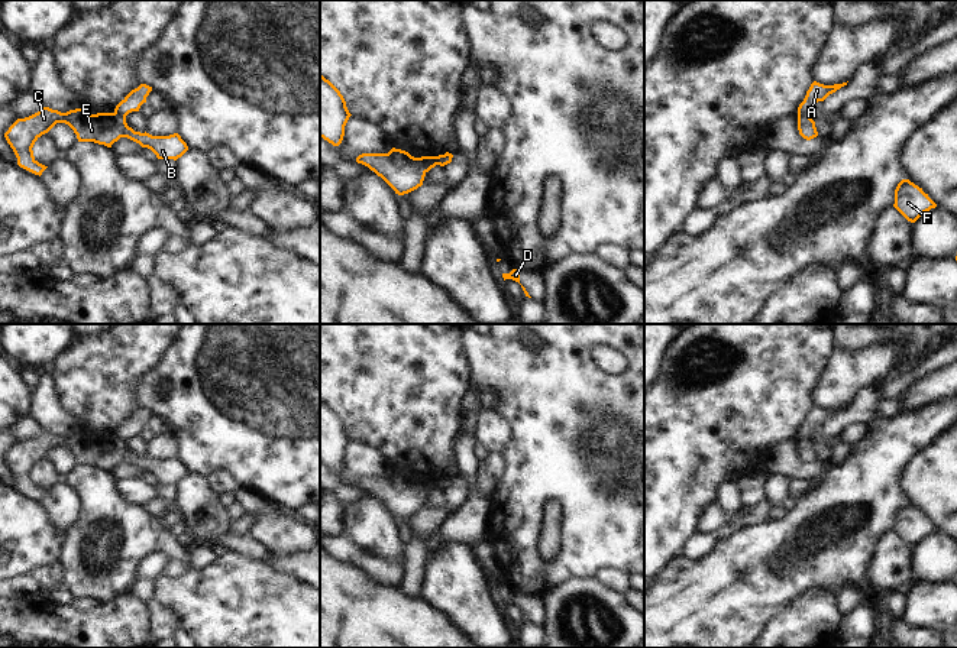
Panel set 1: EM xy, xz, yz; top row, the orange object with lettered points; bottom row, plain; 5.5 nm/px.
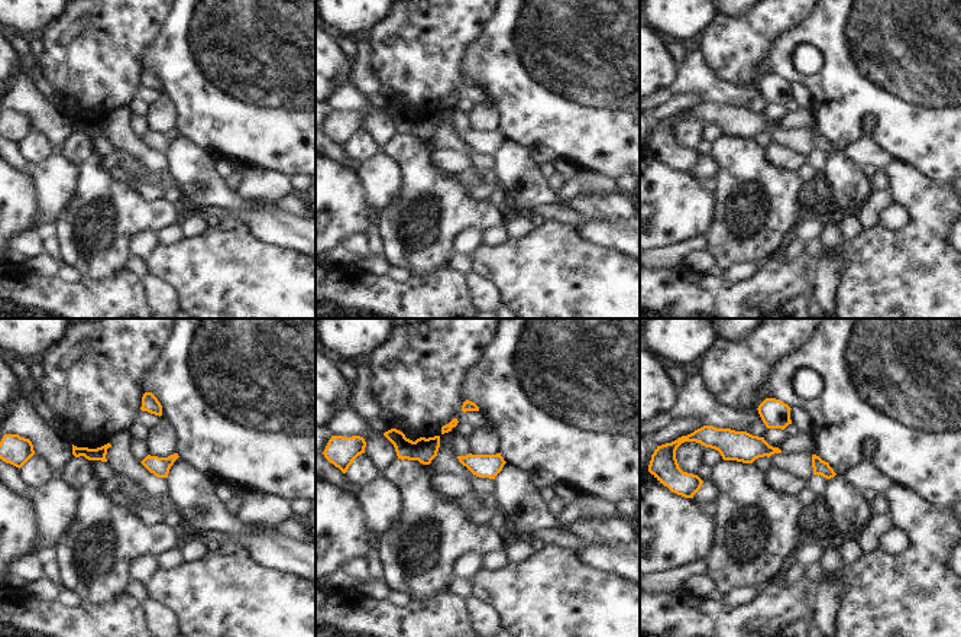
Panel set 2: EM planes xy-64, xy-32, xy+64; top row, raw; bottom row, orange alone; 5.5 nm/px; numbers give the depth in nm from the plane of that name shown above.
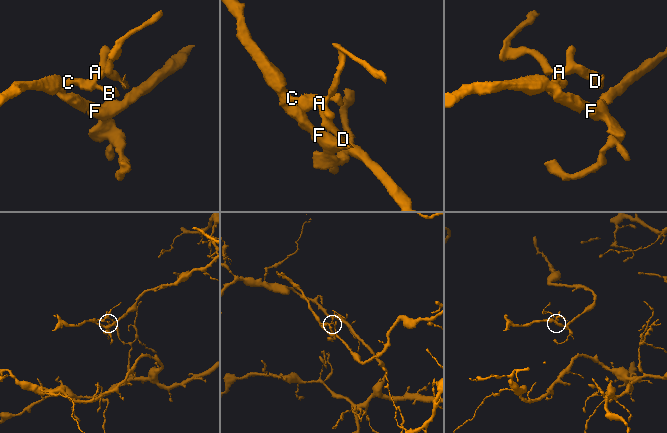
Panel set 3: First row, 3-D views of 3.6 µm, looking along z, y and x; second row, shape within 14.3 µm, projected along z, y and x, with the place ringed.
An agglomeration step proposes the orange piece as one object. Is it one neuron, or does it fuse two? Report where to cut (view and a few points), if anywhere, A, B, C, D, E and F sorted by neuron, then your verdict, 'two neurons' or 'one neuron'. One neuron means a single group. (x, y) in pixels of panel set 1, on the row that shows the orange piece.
cut in xy along (115, 112), (125, 117); A D / B C E F; two neurons

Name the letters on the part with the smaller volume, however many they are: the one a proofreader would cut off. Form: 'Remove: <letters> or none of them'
Remove: A, D

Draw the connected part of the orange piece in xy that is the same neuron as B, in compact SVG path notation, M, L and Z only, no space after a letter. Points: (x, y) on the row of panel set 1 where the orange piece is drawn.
M43 107L29 117L17 119L4 133L20 168L35 175L42 175L48 166L35 159L32 148L35 142L42 135L48 133L56 123L68 124L77 135L78 142L94 142L111 148L120 137L127 137L142 148L151 149L158 159L177 161L188 150L187 143L178 133L169 136L152 136L146 132L135 132L127 126L126 117L119 113L91 114L84 108L61 113Z

